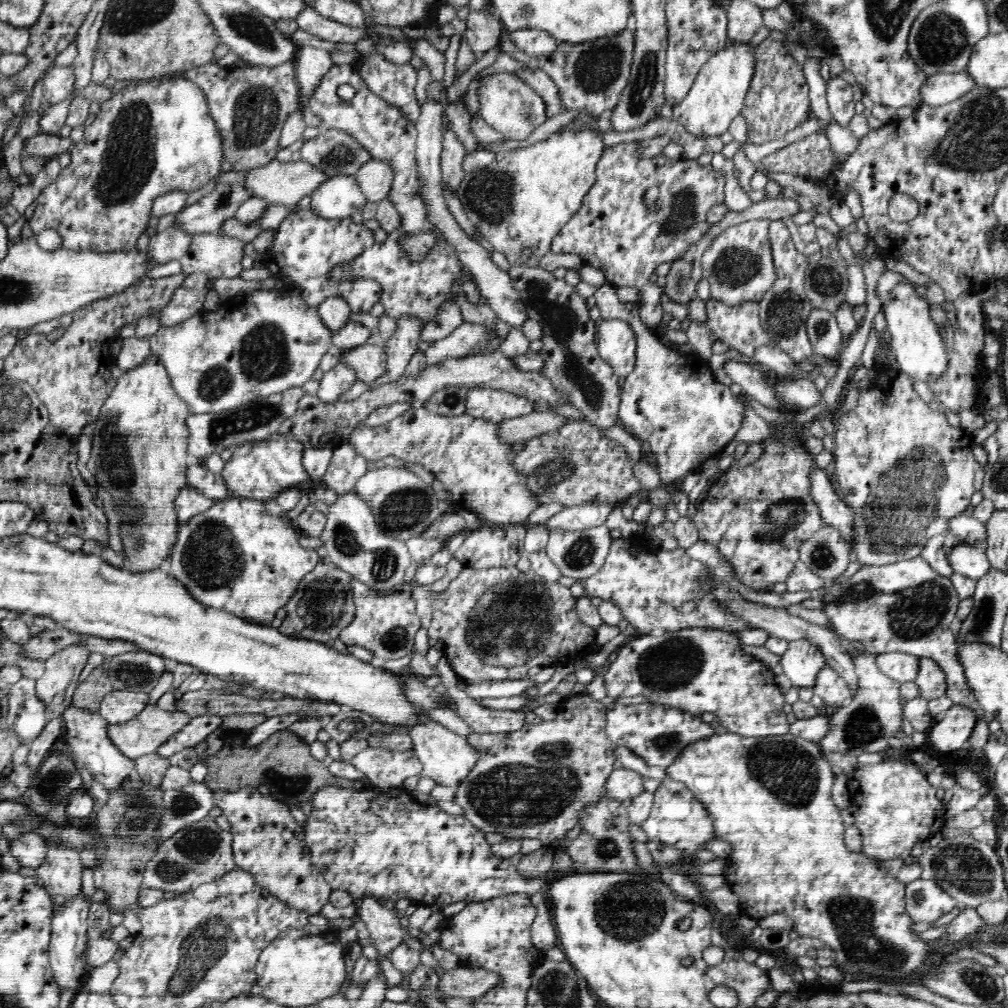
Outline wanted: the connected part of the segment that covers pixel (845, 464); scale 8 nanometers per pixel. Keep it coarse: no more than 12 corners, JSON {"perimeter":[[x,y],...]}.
{"perimeter":[[892,355],[834,421],[850,548],[917,558],[968,513],[972,433]]}

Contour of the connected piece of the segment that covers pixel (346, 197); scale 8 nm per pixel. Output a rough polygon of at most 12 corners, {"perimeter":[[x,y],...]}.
{"perimeter":[[332,175],[311,196],[311,213],[348,218],[368,202],[355,175]]}

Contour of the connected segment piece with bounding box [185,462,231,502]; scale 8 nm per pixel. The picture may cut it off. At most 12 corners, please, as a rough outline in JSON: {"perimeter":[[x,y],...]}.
{"perimeter":[[188,464],[185,486],[215,502],[231,497],[221,473]]}

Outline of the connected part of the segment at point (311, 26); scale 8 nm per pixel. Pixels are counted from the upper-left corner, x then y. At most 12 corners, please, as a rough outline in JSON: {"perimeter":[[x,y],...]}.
{"perimeter":[[310,6],[295,18],[300,30],[330,42],[355,43],[368,27],[334,22]]}

